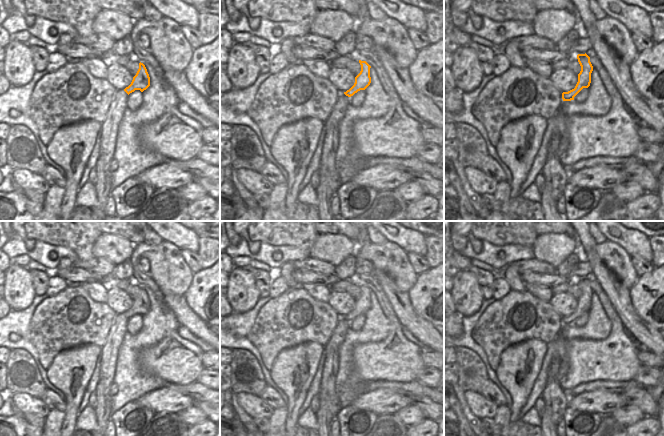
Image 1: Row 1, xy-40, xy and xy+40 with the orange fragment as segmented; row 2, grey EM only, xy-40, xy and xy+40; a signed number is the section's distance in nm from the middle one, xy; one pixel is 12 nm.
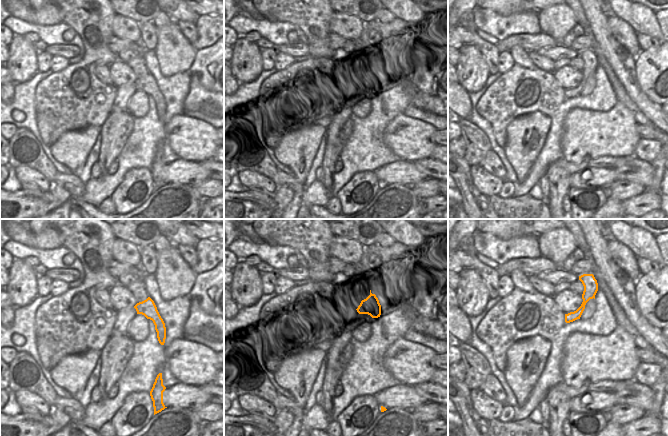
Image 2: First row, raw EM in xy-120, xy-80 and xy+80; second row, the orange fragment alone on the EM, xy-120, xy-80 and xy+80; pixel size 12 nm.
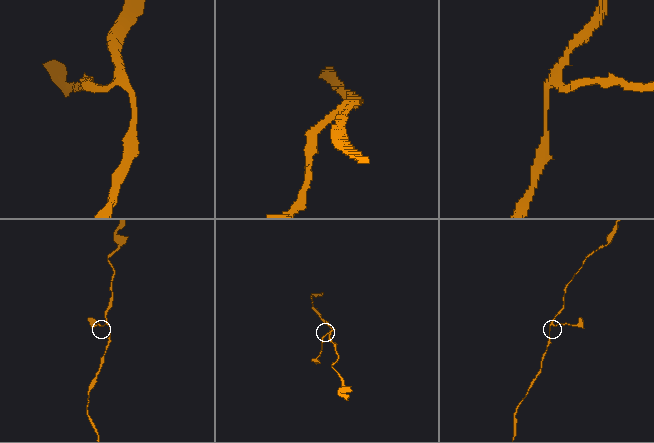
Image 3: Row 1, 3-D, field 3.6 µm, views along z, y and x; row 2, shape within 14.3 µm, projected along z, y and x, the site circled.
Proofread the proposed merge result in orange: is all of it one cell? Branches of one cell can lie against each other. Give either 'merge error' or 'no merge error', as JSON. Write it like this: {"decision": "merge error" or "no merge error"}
{"decision": "no merge error"}

